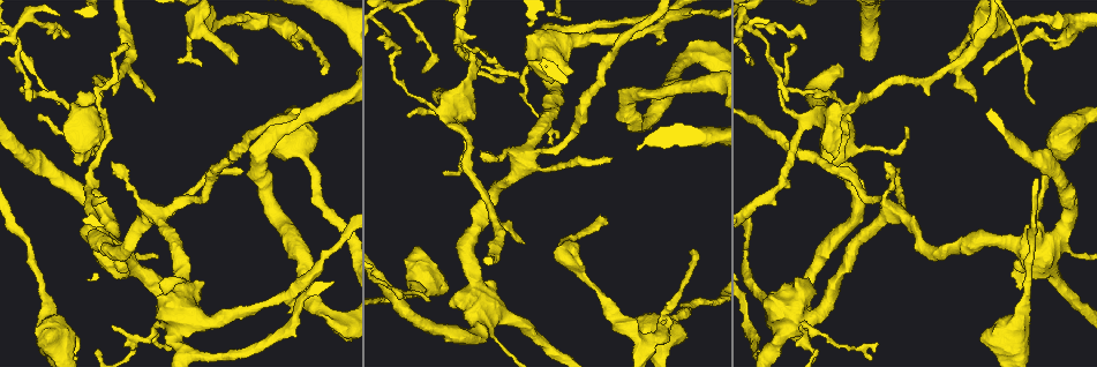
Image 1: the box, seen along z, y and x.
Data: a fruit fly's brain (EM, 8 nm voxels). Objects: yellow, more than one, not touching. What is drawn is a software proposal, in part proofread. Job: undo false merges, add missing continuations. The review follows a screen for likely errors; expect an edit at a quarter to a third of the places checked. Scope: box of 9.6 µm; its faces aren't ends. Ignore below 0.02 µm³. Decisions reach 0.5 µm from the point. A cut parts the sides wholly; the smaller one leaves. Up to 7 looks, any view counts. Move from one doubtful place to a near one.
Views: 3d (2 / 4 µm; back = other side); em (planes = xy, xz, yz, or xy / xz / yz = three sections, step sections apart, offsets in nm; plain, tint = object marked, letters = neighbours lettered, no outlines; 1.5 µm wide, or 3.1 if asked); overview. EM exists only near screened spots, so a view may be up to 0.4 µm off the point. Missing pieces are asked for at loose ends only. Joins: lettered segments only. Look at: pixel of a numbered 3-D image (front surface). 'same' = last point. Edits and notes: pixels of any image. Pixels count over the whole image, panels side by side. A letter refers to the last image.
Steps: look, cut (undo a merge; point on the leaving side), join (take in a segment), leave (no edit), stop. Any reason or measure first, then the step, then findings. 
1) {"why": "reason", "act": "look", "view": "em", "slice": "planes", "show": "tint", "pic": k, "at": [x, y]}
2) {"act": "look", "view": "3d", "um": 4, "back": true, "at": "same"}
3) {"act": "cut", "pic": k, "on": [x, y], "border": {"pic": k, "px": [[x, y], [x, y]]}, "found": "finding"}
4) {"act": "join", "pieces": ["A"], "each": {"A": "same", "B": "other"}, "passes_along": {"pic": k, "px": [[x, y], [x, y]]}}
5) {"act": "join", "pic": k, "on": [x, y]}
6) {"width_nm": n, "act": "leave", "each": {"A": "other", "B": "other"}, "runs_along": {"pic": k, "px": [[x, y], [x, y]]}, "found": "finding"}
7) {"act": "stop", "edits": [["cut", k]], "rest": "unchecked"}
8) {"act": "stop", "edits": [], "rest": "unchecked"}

{"why": "abrupt turn", "act": "look", "view": "em", "slice": "xz", "step": 4, "show": "tint", "pic": 1, "at": [98, 101]}

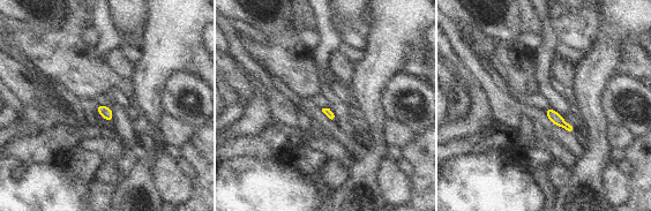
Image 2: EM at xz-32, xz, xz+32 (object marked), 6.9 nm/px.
{"why": "cut it another way", "act": "look", "view": "em", "slice": "planes", "show": "tint", "at": "same"}

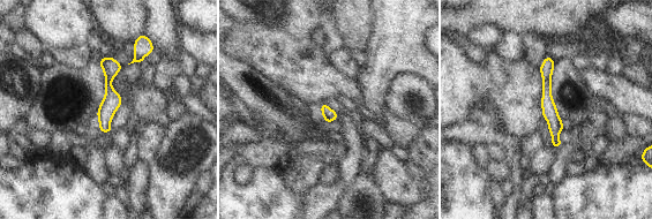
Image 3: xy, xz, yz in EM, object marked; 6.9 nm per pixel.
{"why": "see the neighbours", "act": "look", "view": "em", "slice": "planes", "show": "letters", "at": "same"}

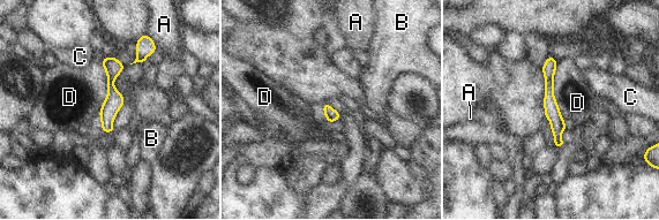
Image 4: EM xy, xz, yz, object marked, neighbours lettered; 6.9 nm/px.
{"act": "leave", "each": {"A": "other", "B": "other", "C": "other", "D": "other"}, "border": {"pic": 4, "px": [[555, 61], [554, 99], [566, 122]]}, "found": "all the same neuron"}

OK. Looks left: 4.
{"why": "abrupt turn", "act": "look", "view": "3d", "um": 4, "pic": 1, "at": [781, 87]}

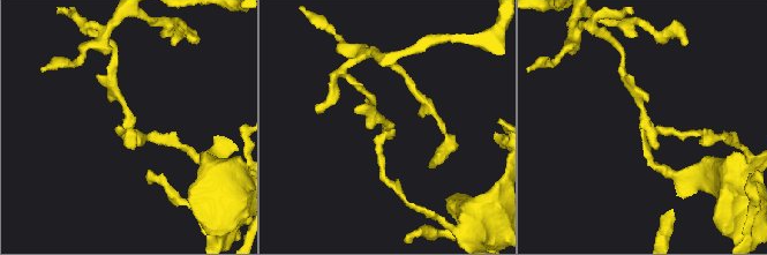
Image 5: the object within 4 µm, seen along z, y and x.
{"why": "shape alone is not enough", "act": "look", "view": "em", "slice": "xz", "step": 4, "show": "plain", "pic": 5, "at": [643, 125]}

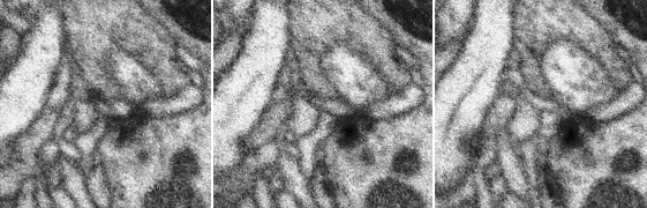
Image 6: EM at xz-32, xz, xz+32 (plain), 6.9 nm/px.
{"act": "look", "view": "em", "slice": "xz", "step": 4, "show": "letters", "at": "same"}

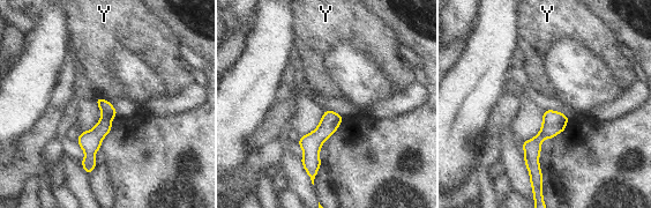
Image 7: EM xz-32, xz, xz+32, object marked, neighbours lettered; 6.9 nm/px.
{"longest_contact_nm": ["Y", 90], "act": "cut", "pic": 7, "on": [90, 141], "each": {"Y": "other"}, "part_leaving": {"pic": 7, "px": [[559, 114], [533, 145], [530, 166]]}, "found": "a second neuron is stuck on"}

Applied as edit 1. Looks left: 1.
{"act": "stop", "edits": [["cut", 7]], "rest": "unchecked"}

